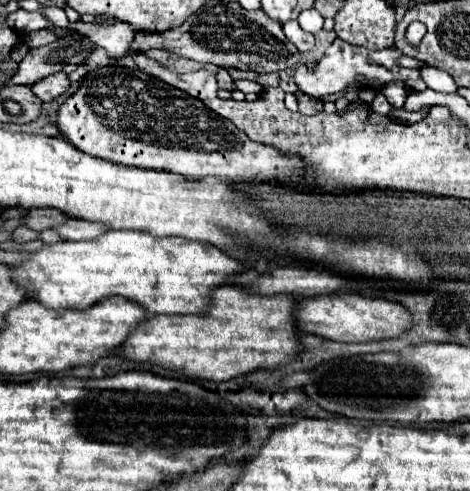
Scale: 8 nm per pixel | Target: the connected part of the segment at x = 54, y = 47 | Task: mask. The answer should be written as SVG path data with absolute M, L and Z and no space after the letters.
M78 32L64 34L52 44L32 48L8 84L32 86L34 82L58 72L58 64L84 64L94 48L96 44L88 36Z

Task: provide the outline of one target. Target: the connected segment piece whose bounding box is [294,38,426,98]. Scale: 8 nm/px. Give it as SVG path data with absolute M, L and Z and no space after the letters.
M336 38L330 48L326 50L326 54L320 58L320 62L316 64L314 72L306 66L298 66L296 74L294 74L294 82L298 84L298 88L314 98L324 98L328 94L340 94L346 92L348 86L362 82L366 88L372 88L374 92L378 92L382 86L386 86L388 82L402 82L408 90L416 92L416 90L426 90L426 82L420 76L420 68L410 70L410 68L402 68L398 64L398 58L402 58L404 54L396 48L384 48L384 50L368 50L364 46L352 46L340 38Z

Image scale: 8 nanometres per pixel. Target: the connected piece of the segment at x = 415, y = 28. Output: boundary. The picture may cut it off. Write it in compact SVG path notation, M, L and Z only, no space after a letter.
M412 22L412 24L408 26L406 38L408 38L408 42L412 42L412 46L418 46L418 44L422 42L424 34L426 34L426 26L420 24L420 22Z

